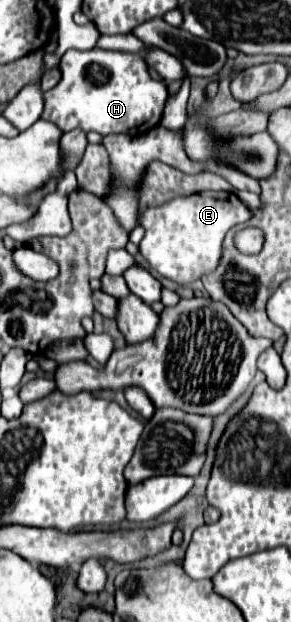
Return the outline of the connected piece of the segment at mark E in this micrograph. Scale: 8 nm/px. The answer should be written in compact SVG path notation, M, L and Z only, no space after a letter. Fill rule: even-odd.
M206 190L176 196L160 206L146 206L140 210L138 224L144 228L140 252L158 274L174 280L180 286L186 286L216 270L226 232L250 218L252 210L234 192Z

